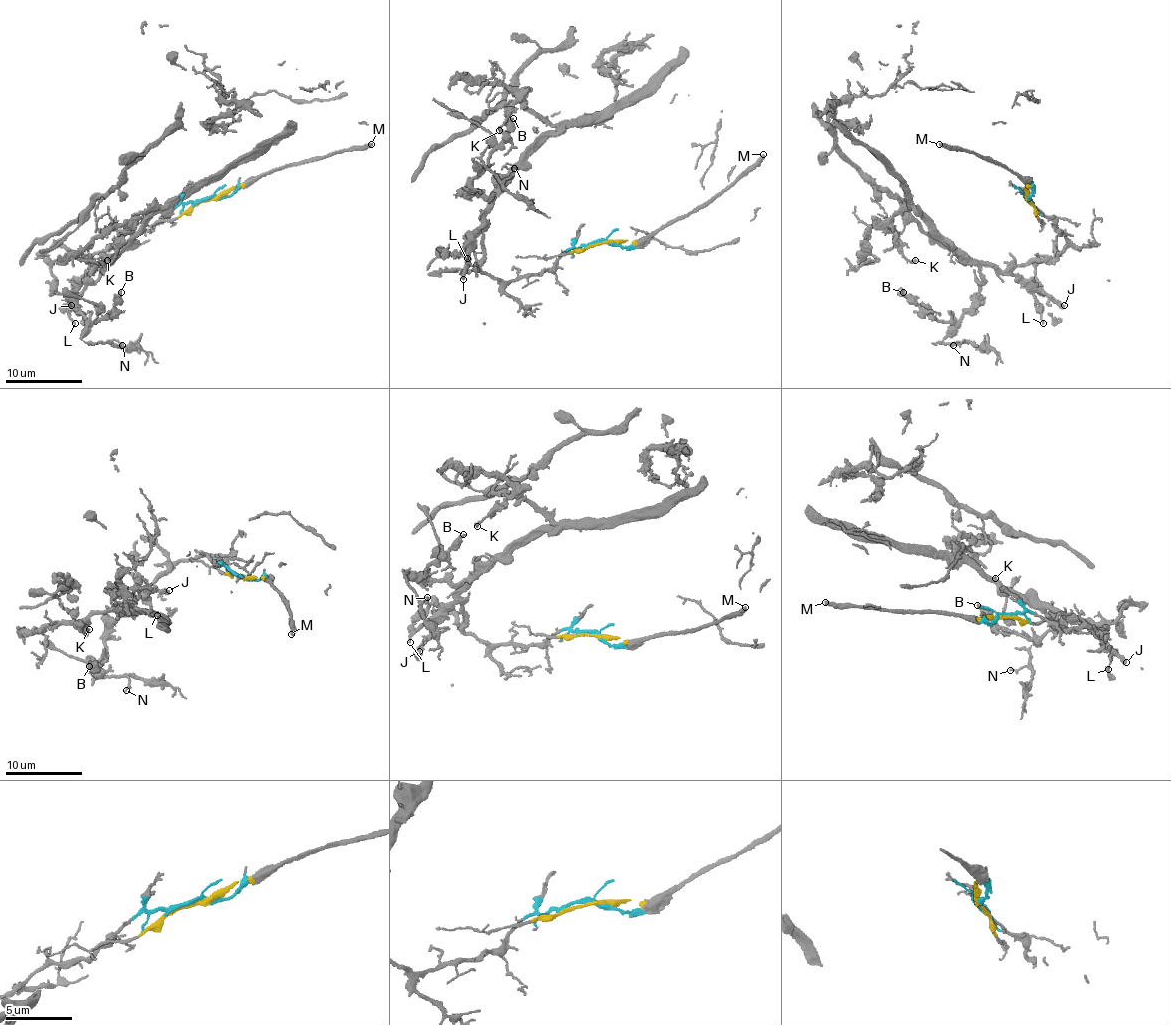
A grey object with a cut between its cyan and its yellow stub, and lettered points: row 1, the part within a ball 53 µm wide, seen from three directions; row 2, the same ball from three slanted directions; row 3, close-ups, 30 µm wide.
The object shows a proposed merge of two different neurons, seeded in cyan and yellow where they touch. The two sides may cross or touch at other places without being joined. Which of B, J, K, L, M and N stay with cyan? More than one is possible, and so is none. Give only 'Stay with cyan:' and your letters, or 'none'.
Stay with cyan: B, J, K, L, N

